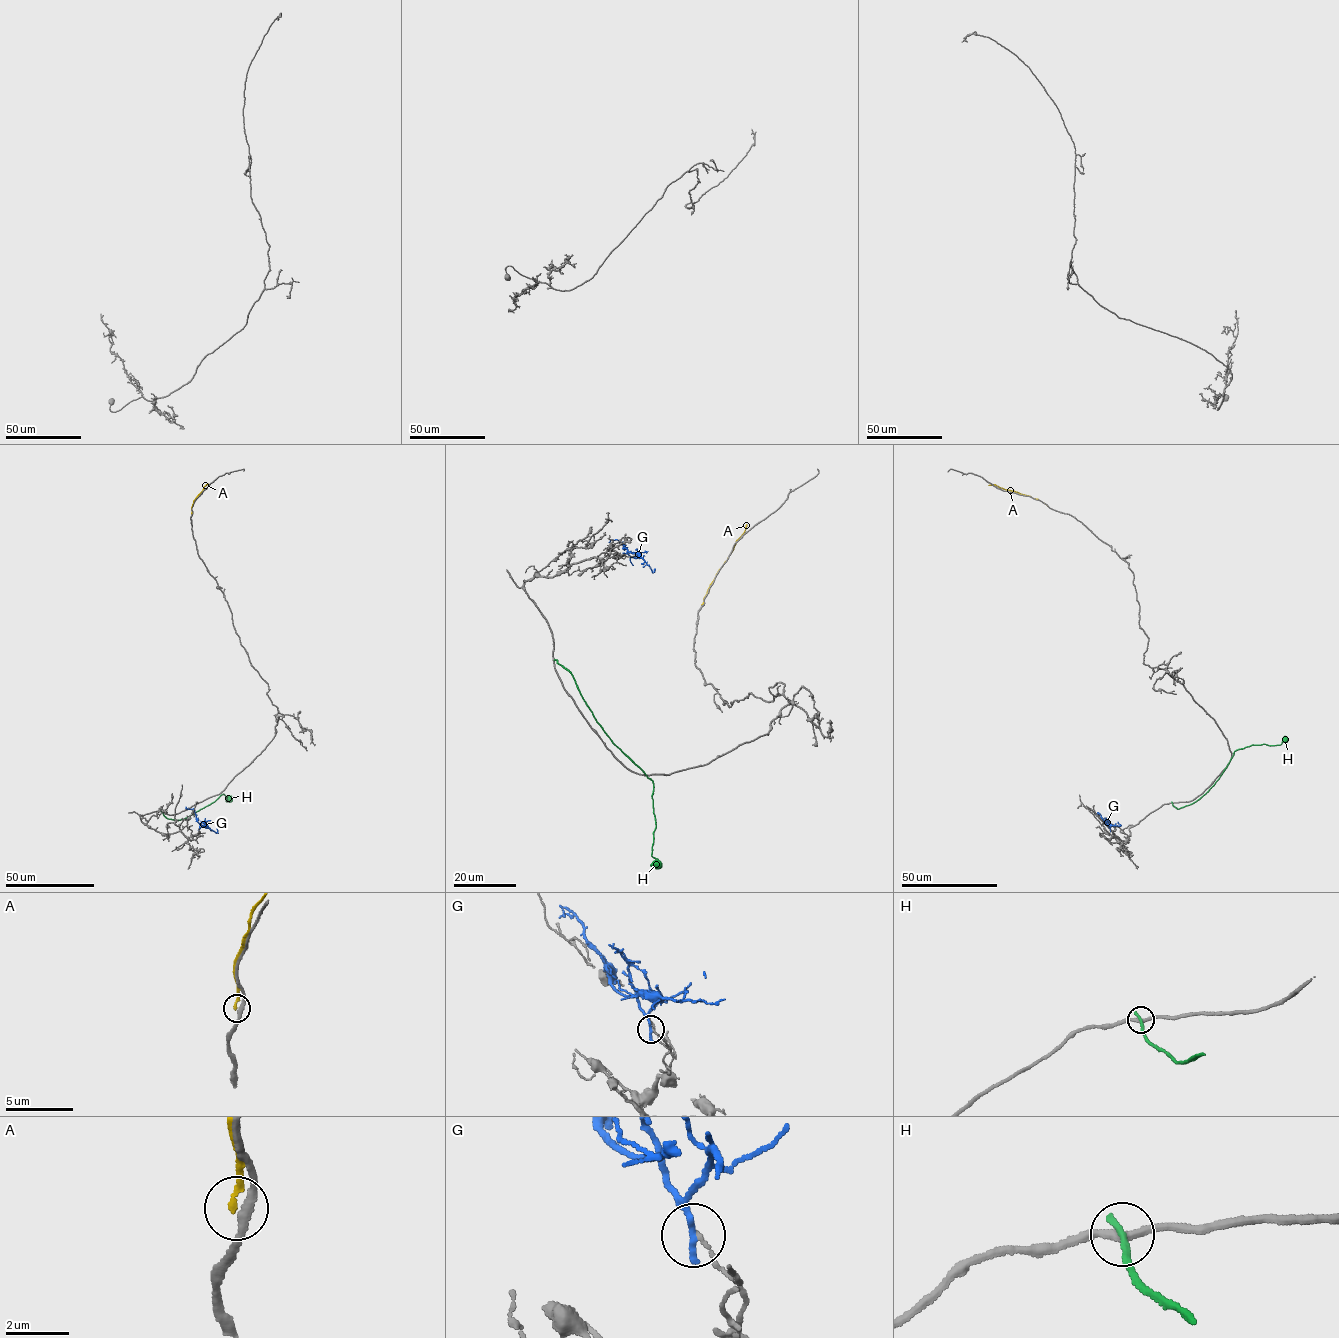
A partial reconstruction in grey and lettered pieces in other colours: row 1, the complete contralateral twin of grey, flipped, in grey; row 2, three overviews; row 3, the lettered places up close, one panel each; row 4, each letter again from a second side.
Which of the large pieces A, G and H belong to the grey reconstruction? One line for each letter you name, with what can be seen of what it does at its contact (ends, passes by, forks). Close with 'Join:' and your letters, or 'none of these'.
Join: none of these

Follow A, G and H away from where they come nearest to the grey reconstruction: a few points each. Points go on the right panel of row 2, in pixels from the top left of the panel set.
A: (1047, 506), (1028, 496), (988, 485)
G: (1110, 830), (1098, 813)
H: (1172, 803), (1177, 809), (1200, 799), (1218, 780), (1235, 750), (1252, 745), (1280, 744), (1288, 738)

